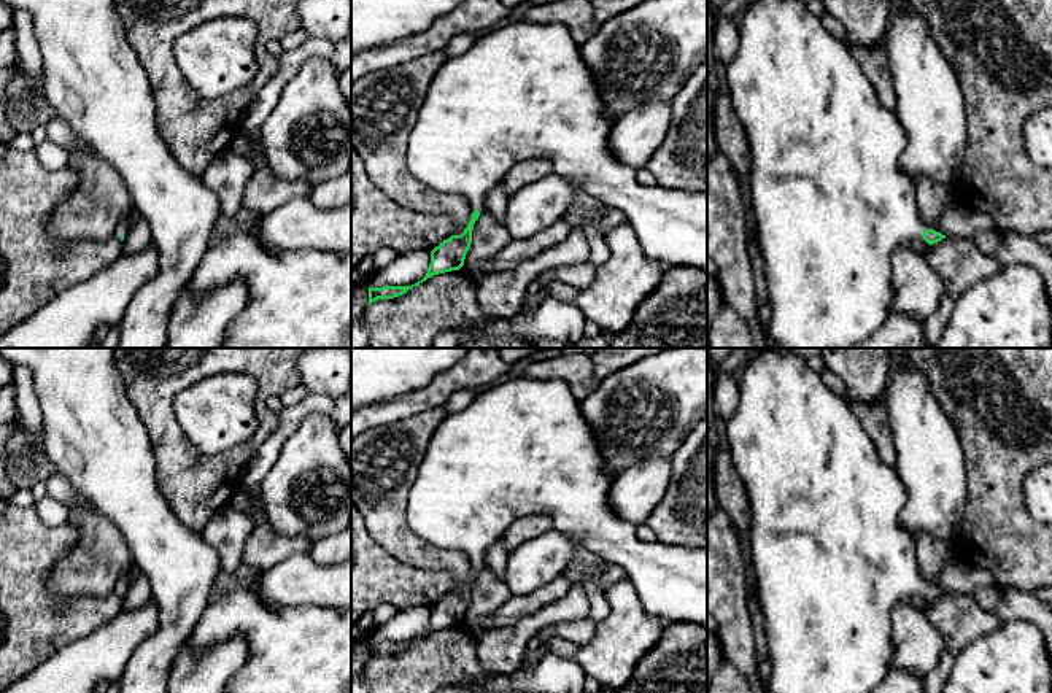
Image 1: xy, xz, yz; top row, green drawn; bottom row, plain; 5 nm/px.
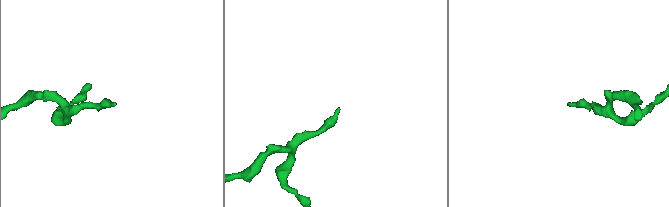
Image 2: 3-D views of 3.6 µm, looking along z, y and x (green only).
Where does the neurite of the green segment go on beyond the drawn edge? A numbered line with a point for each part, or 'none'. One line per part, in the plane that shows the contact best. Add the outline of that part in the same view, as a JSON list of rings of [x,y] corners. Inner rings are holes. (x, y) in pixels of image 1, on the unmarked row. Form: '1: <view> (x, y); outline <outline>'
1: xz (522, 449); outline [[[512,378],[499,386],[483,388],[464,410],[448,413],[437,426],[408,493],[405,518],[420,539],[443,550],[462,552],[475,566],[483,567],[486,550],[510,525],[524,517],[547,515],[553,520],[553,529],[569,534],[577,547],[599,555],[605,564],[623,567],[650,617],[666,625],[690,621],[707,629],[707,550],[642,542],[636,526],[612,510],[609,490],[615,475],[605,474],[602,463],[594,432],[567,381]]]

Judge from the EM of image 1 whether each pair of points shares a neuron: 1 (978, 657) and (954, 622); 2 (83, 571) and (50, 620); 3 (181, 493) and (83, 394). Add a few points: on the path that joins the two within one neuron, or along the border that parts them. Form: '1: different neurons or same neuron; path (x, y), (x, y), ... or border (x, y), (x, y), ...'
1: different neurons; border (1001, 623), (973, 639), (955, 657)
2: different neurons; border (50, 571), (50, 588), (58, 596), (100, 598)
3: different neurons; border (146, 431), (156, 464), (156, 482), (169, 503)

